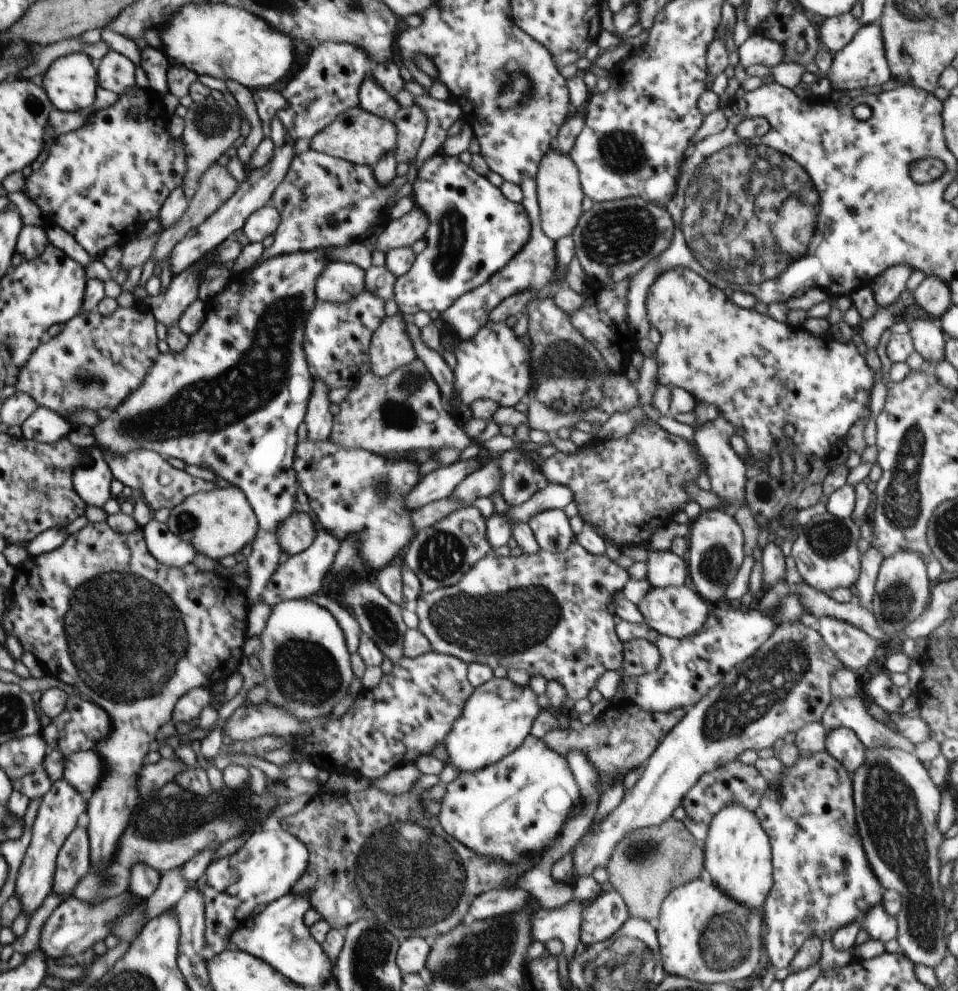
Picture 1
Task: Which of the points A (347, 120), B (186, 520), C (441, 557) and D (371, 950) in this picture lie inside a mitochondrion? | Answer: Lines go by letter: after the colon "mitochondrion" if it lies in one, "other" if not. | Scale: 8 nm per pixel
A: other
B: mitochondrion
C: mitochondrion
D: mitochondrion

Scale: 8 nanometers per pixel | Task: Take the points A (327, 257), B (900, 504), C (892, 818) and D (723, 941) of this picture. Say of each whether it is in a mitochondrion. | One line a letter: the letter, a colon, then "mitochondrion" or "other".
A: other
B: mitochondrion
C: mitochondrion
D: mitochondrion

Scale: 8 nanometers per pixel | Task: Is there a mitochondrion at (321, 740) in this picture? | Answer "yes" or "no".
no

